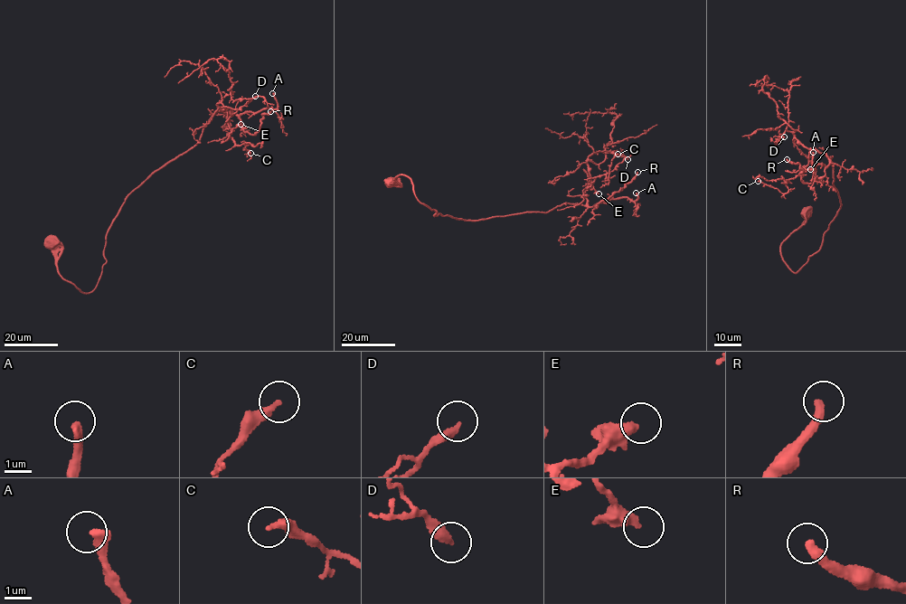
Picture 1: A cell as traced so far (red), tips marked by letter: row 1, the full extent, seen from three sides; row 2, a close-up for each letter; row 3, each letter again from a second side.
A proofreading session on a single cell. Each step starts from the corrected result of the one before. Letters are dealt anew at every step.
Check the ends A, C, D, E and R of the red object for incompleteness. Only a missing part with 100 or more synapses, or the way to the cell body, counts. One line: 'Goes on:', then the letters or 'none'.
Goes on: A, R

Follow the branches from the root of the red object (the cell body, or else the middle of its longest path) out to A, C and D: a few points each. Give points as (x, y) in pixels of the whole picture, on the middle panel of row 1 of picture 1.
A: (391, 184), (407, 175), (434, 215), (473, 221), (545, 212), (567, 202), (591, 207), (635, 200), (636, 193)
C: (391, 184), (409, 177), (434, 216), (545, 212), (585, 205), (586, 186), (603, 174), (608, 183), (618, 154)
D: (391, 184), (407, 175), (434, 215), (476, 221), (585, 205), (588, 156), (627, 159)

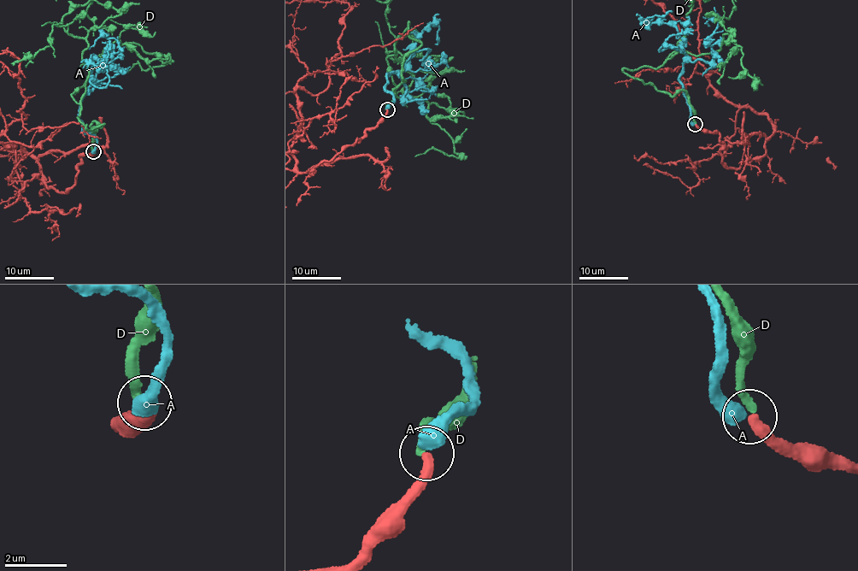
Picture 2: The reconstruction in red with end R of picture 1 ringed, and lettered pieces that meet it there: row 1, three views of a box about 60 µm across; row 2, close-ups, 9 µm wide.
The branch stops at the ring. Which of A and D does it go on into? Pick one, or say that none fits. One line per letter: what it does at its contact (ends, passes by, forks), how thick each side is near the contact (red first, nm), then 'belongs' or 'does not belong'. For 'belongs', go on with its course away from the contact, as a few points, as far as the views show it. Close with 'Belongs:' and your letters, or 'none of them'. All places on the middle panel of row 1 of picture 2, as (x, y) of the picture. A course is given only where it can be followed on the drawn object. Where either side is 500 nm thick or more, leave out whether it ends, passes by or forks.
A: calibres 340 and 550 nm; does not belong
D: it ends; calibres 360 and 260 nm; does not belong
Belongs: none of them

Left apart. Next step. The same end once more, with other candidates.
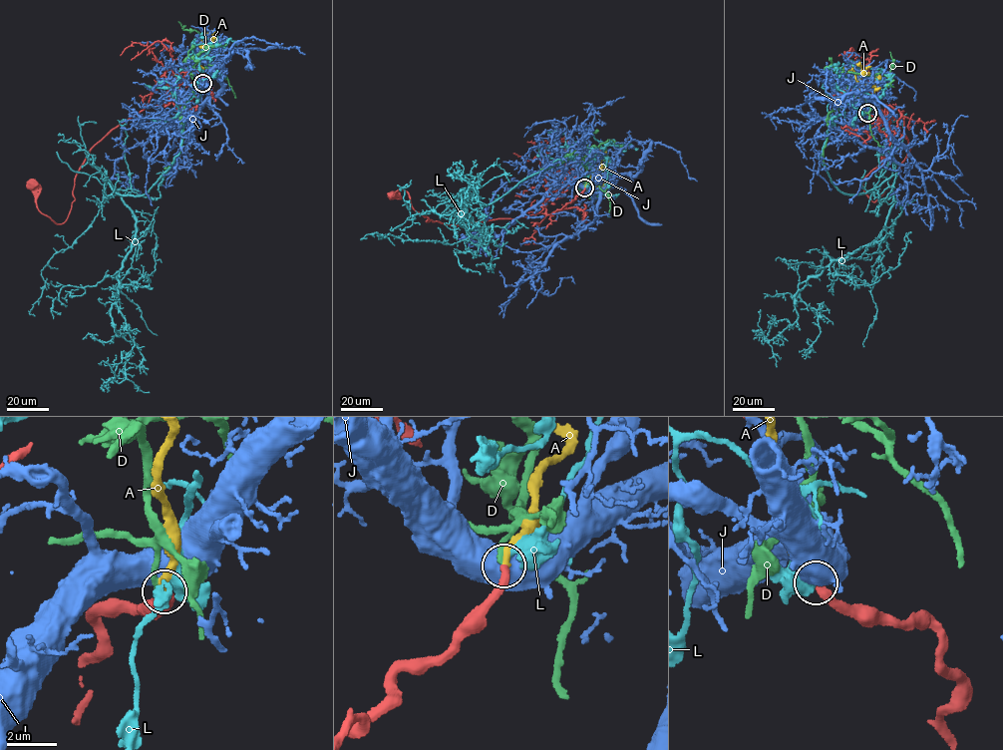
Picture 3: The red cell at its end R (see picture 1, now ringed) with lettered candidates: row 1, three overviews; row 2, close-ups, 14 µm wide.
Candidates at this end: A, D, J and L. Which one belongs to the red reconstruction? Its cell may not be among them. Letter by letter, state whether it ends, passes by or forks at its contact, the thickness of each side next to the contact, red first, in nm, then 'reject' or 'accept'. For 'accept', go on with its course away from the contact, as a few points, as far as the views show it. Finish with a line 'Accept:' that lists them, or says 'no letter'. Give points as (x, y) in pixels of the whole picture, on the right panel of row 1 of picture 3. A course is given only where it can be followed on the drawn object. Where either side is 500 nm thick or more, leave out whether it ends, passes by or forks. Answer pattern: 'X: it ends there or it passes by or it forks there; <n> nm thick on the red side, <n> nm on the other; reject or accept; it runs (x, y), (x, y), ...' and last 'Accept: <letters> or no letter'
A: it ends there; 360 nm thick on the red side, 280 nm on the other; accept; it runs (867, 113), (860, 83), (856, 81), (852, 70), (843, 70), (843, 65)
D: it ends there; 340 nm thick on the red side, 190 nm on the other; reject
J: 340 nm thick on the red side, 700 nm on the other; reject
L: it ends there; 360 nm thick on the red side, 240 nm on the other; reject
Accept: A

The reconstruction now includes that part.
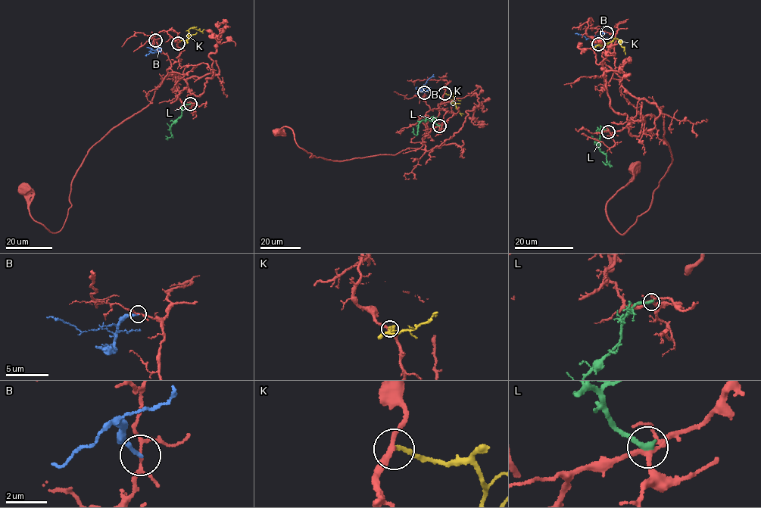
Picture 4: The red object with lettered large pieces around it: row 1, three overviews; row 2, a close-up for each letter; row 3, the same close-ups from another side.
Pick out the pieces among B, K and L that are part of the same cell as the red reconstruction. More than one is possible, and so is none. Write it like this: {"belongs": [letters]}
{"belongs": ["K"]}

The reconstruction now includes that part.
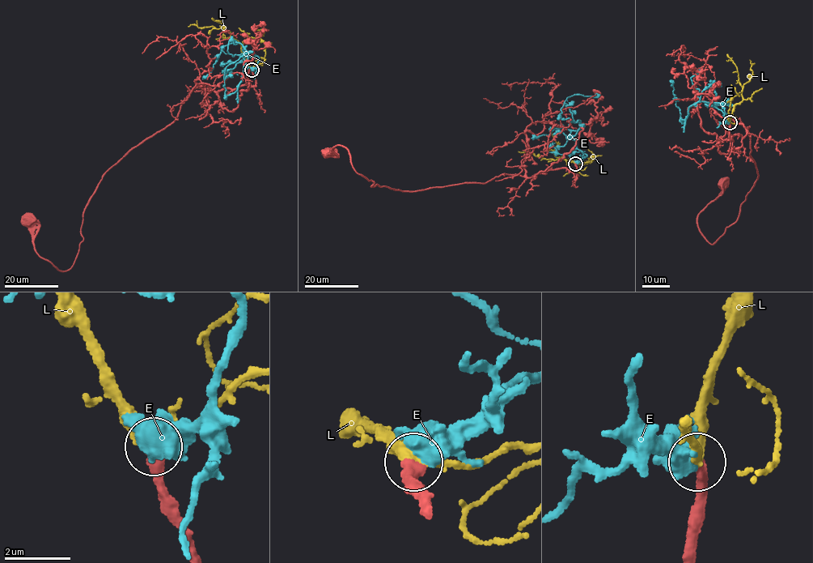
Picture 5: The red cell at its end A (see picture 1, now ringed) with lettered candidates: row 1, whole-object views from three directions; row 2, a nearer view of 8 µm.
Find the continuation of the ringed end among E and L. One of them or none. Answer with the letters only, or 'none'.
L

